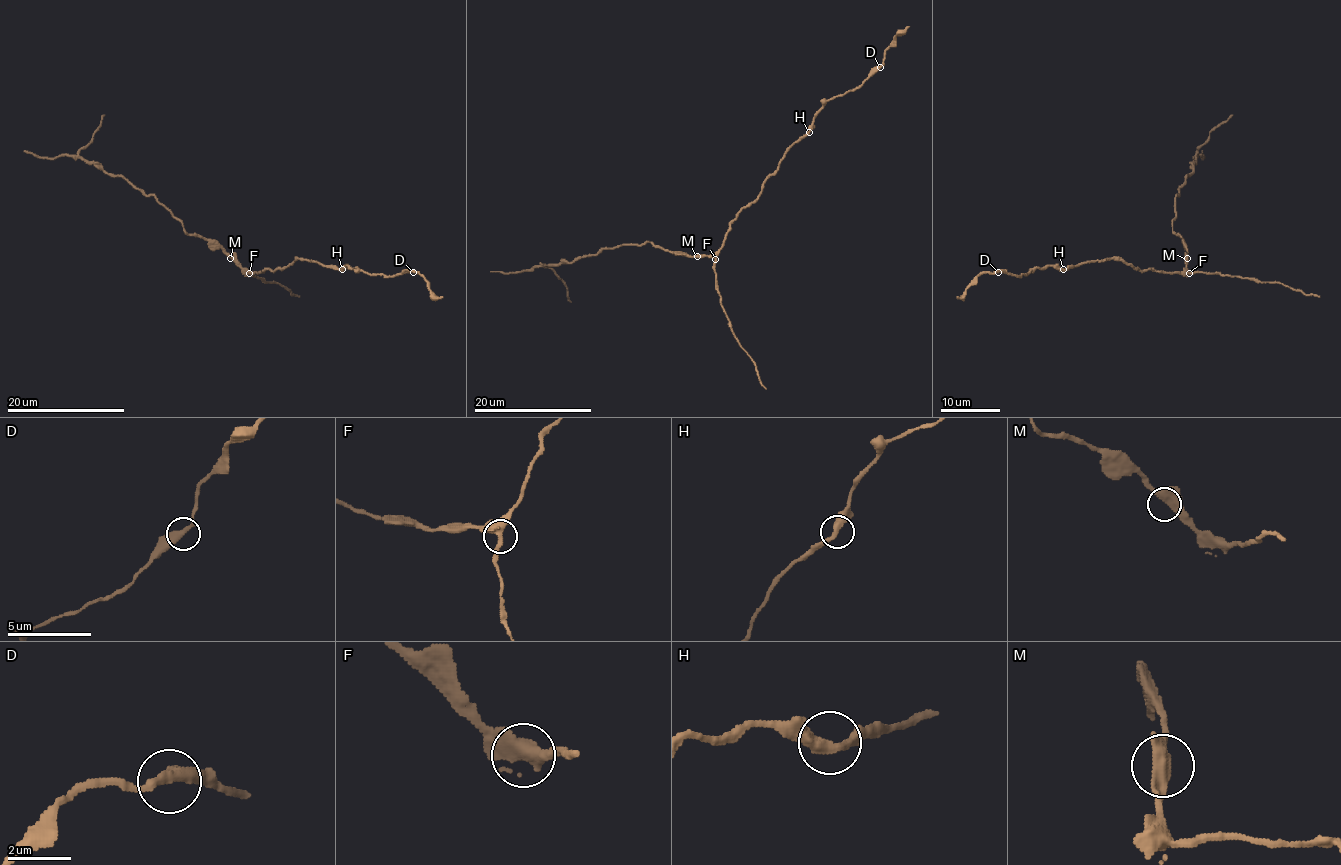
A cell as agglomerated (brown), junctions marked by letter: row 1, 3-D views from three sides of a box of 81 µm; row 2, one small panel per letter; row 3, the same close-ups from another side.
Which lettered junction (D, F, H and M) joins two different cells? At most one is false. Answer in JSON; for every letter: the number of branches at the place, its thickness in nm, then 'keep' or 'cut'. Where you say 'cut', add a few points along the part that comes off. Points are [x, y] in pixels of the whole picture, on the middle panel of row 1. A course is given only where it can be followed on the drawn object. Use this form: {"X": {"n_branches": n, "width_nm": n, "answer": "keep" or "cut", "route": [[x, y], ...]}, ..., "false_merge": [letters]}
{"D": {"n_branches": 2, "width_nm": 360, "answer": "keep"}, "F": {"n_branches": 3, "width_nm": 360, "answer": "cut", "route": [[716, 259], [714, 272], [720, 305], [732, 333], [753, 361], [760, 383], [766, 389]]}, "H": {"n_branches": 2, "width_nm": 360, "answer": "keep"}, "M": {"n_branches": 3, "width_nm": 380, "answer": "keep"}, "false_merge": ["F"]}

